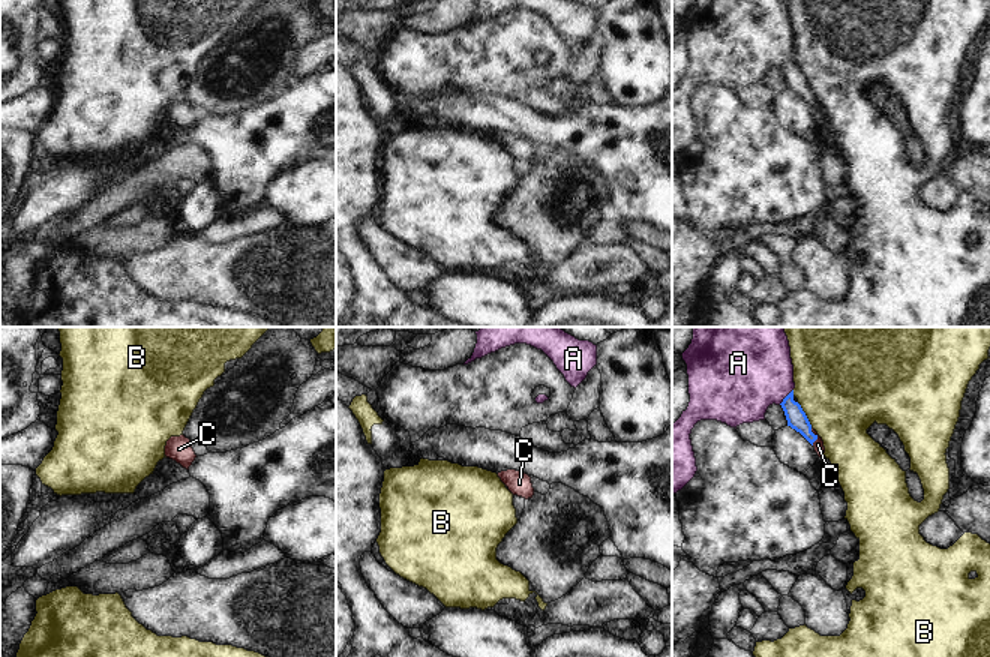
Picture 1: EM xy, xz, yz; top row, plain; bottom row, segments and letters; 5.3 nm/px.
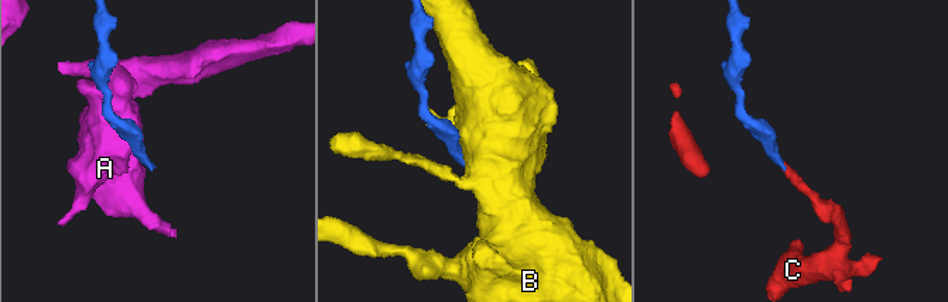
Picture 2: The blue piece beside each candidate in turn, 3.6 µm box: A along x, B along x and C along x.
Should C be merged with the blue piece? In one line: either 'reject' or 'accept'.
accept

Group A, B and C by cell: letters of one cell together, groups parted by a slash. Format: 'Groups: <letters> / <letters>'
Groups: A / B / C

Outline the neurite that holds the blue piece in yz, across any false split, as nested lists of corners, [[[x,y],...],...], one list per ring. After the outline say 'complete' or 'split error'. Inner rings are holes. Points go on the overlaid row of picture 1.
[[[794,390],[783,399],[780,405],[784,411],[788,426],[800,432],[814,447],[818,456],[822,458],[825,453],[824,441],[812,428],[801,405],[794,400]]]; split error

